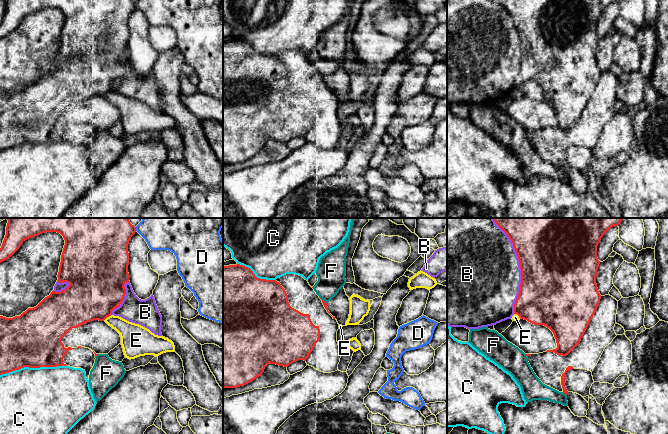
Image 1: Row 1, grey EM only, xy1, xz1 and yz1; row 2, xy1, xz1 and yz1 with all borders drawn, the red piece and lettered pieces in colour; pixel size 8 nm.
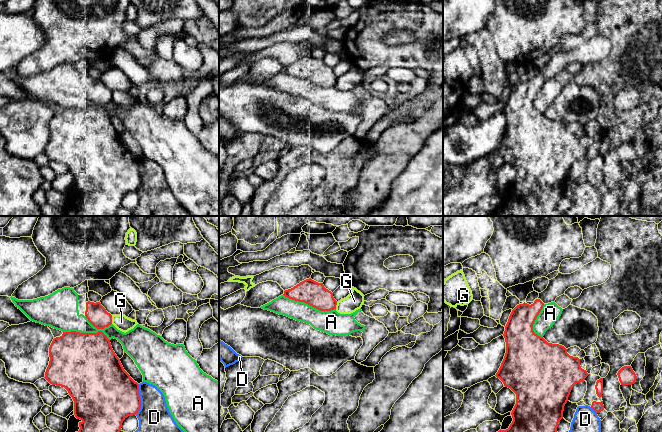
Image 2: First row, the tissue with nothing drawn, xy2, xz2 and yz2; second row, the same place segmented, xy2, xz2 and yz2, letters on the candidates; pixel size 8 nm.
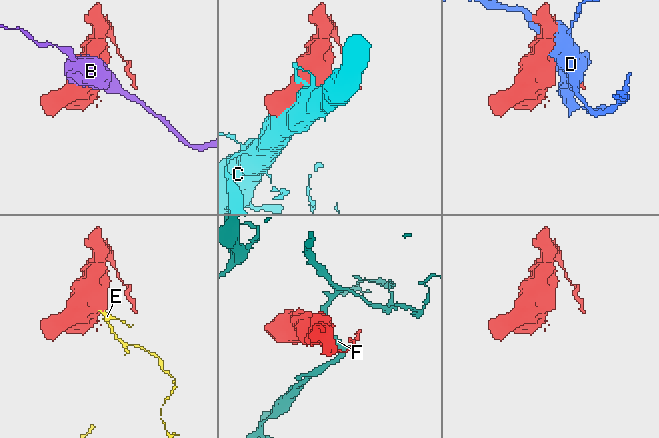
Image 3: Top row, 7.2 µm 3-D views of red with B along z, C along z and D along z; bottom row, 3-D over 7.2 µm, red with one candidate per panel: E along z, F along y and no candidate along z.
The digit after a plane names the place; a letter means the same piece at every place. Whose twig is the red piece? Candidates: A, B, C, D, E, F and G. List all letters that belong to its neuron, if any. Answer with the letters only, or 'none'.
none

